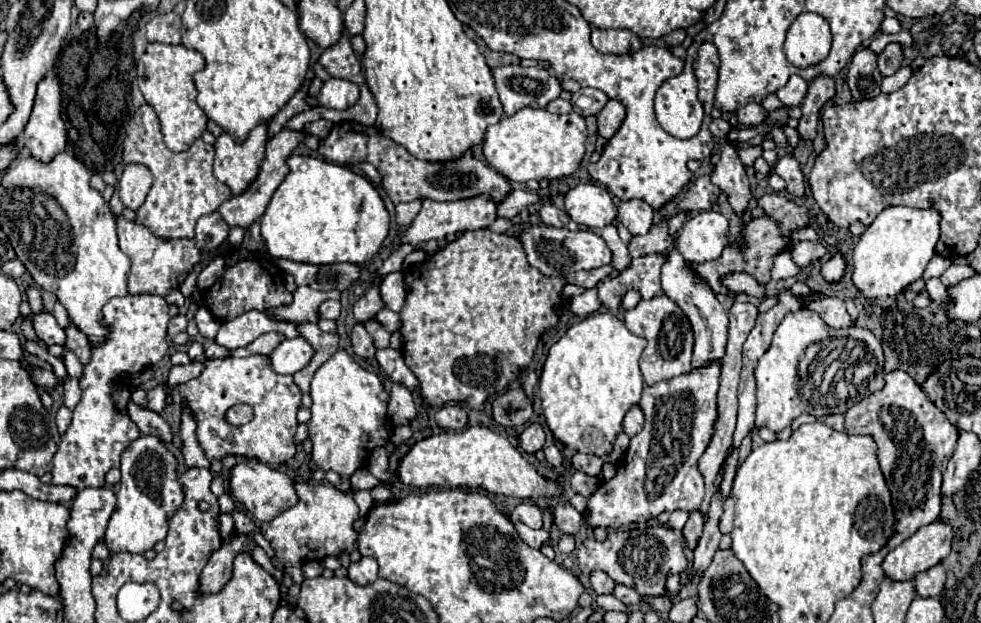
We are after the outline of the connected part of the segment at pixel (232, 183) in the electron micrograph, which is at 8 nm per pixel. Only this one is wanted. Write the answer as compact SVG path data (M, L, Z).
M268 123L258 125L256 129L252 129L244 143L236 143L228 133L222 133L216 139L214 175L230 187L232 195L244 193L260 173L264 147L268 141L266 129Z

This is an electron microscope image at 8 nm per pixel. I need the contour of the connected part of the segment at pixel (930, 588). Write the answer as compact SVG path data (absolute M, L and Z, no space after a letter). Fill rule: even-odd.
M938 563L928 571L922 571L914 579L916 579L916 591L920 597L938 597L946 583L946 571L942 563Z

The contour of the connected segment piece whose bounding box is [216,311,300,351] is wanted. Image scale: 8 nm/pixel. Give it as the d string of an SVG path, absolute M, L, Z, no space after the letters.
M246 311L244 315L238 315L234 321L222 323L217 332L216 343L226 349L236 349L252 343L256 337L268 331L278 331L288 339L294 339L298 333L296 325L284 323L284 321L272 321L262 311Z

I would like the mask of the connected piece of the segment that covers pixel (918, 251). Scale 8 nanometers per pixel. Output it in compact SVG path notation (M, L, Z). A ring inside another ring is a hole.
M886 207L872 225L860 235L854 247L854 275L852 281L858 291L880 307L890 307L898 295L922 277L928 261L934 257L934 247L940 237L940 213L936 207L914 209L914 207Z

